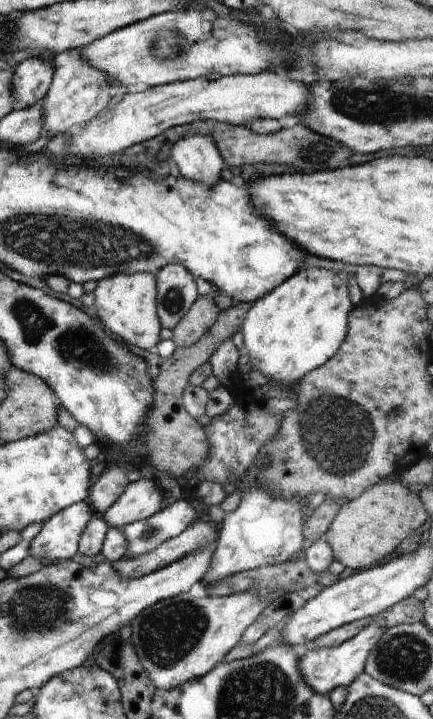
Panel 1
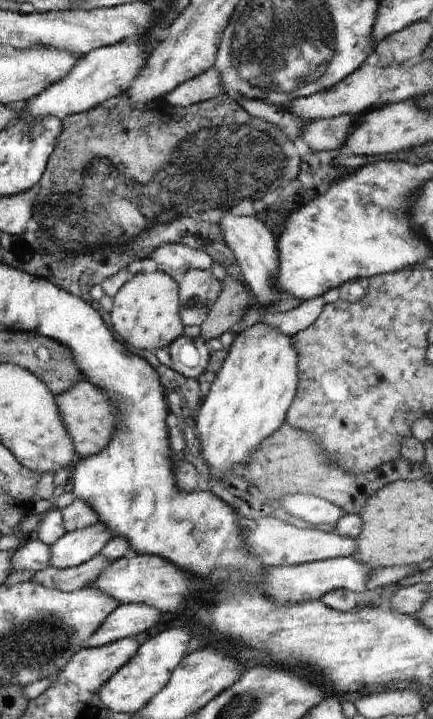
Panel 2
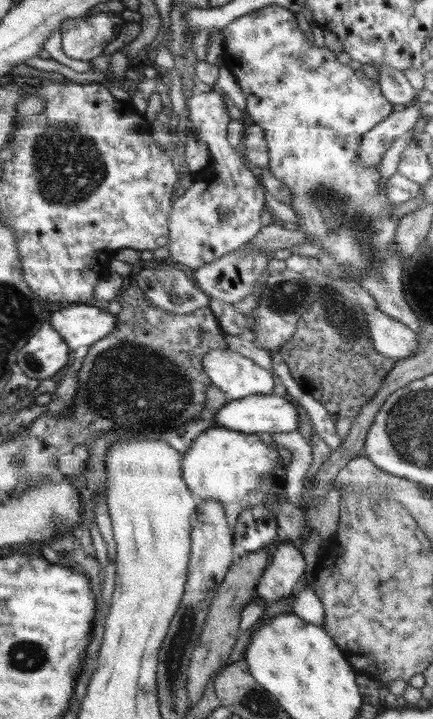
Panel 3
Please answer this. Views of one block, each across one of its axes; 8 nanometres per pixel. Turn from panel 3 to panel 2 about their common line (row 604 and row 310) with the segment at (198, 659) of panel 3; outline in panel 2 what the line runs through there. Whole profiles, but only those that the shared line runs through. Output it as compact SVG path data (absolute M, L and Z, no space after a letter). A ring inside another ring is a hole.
M226 275L221 283L221 293L211 306L206 320L200 325L204 339L219 338L224 332L237 329L249 308L248 290L241 280Z

